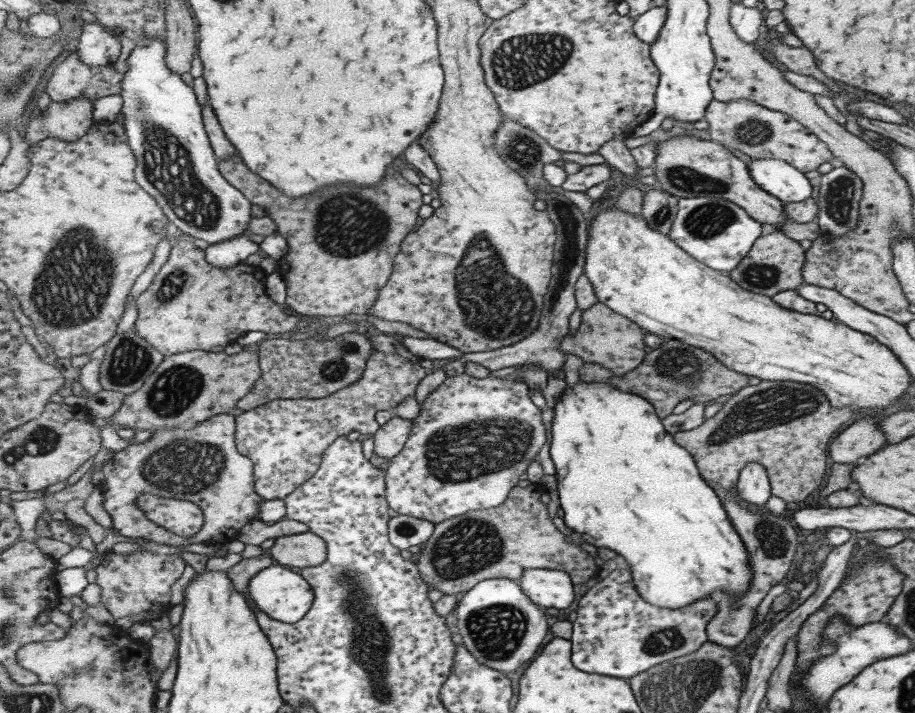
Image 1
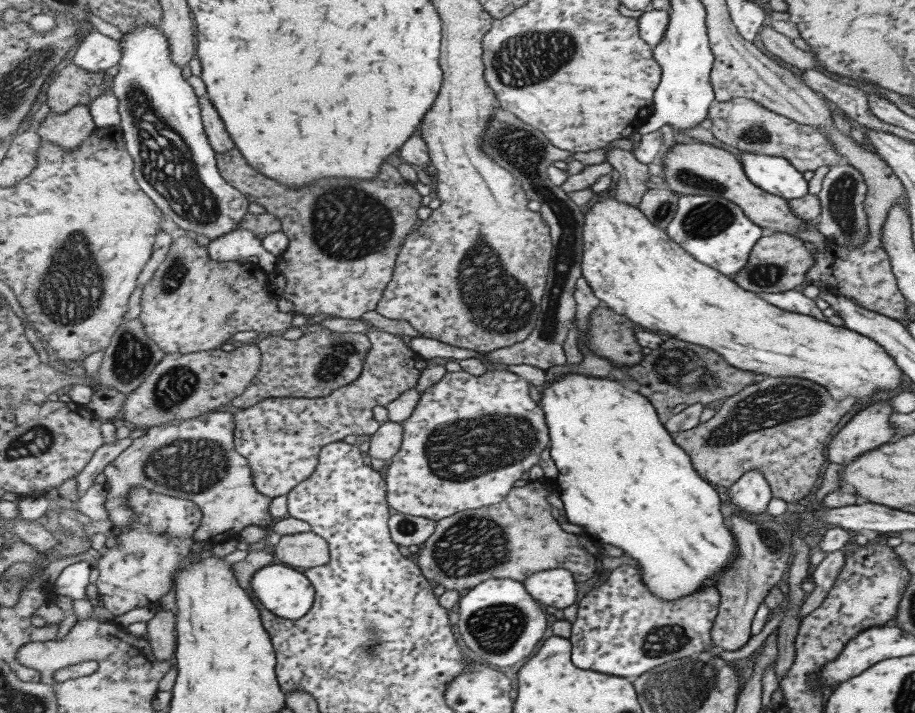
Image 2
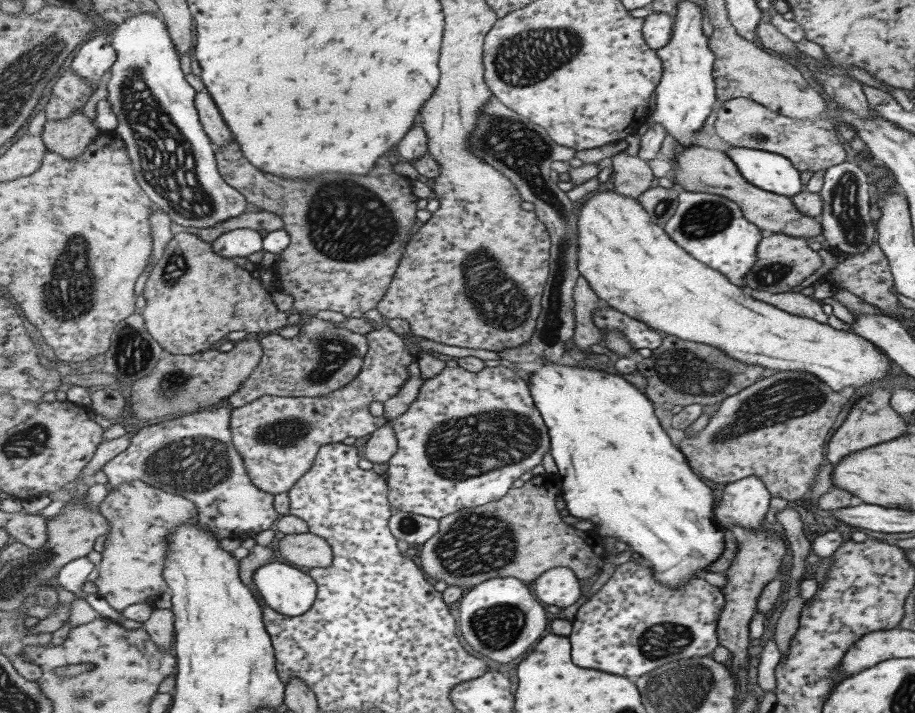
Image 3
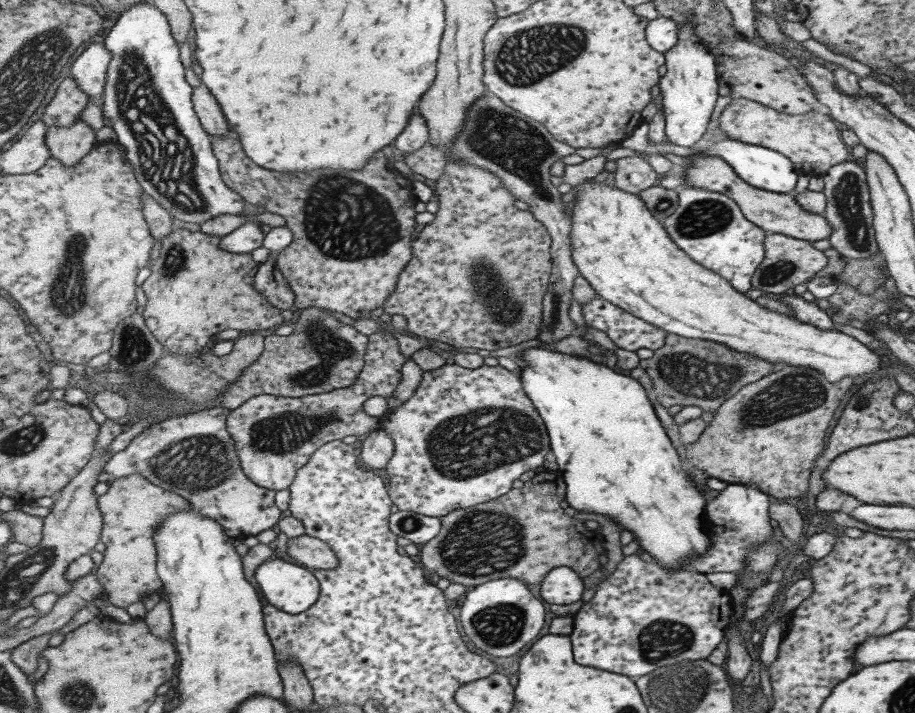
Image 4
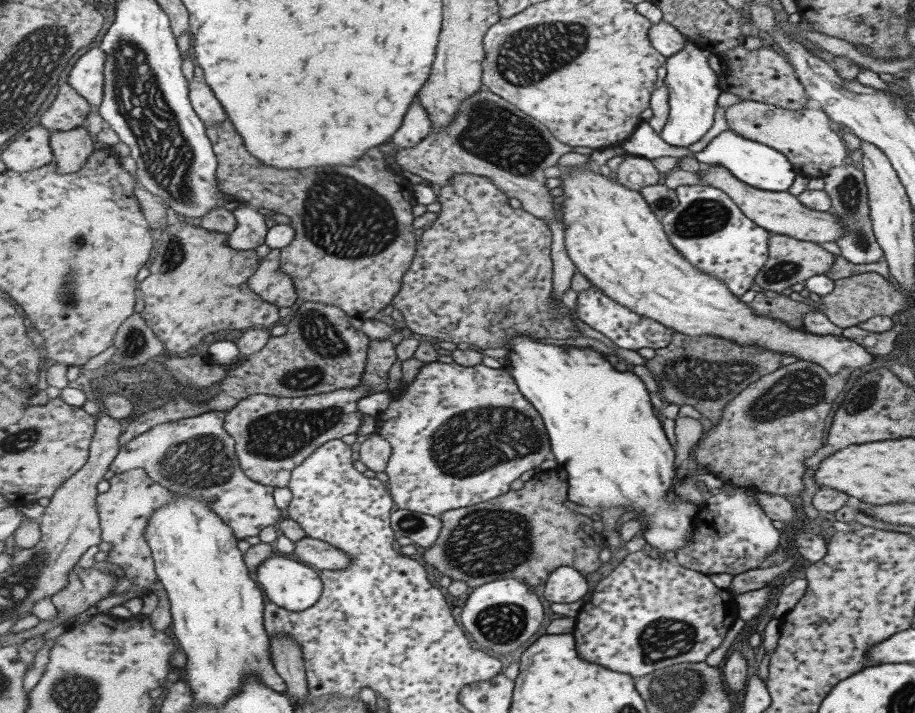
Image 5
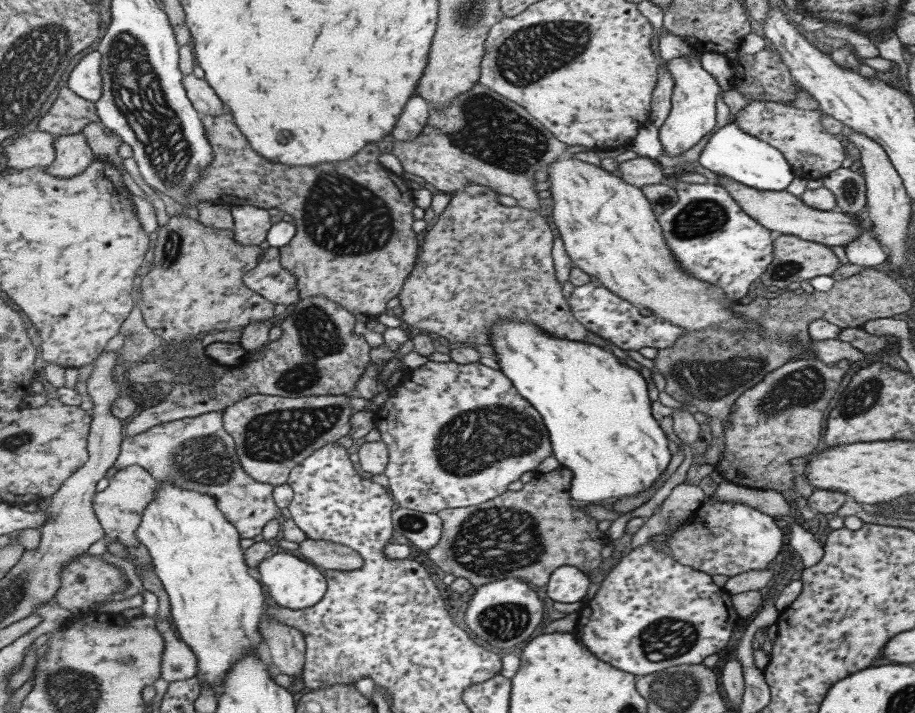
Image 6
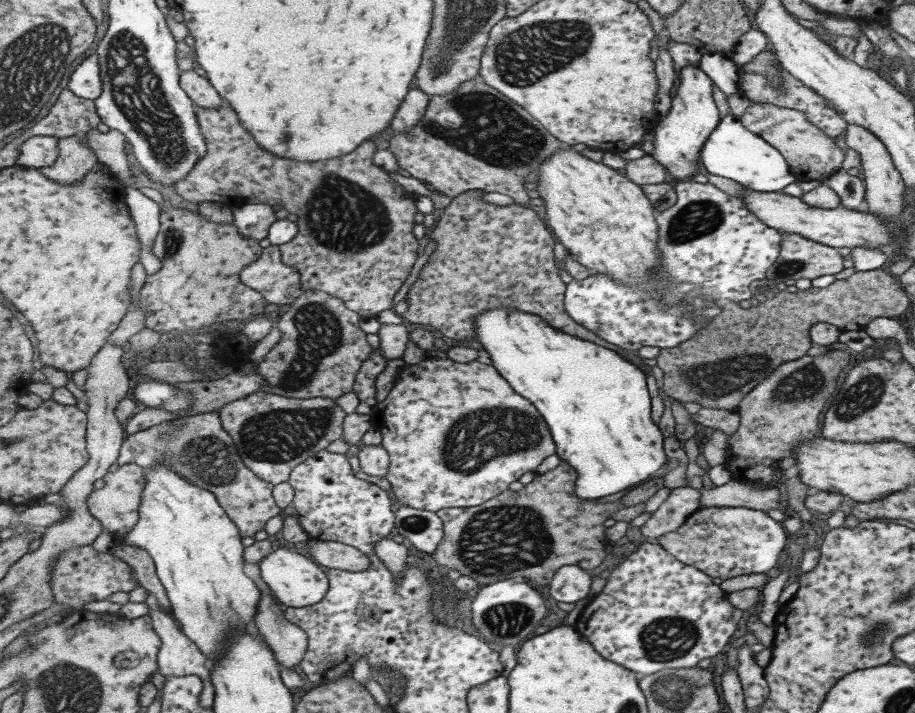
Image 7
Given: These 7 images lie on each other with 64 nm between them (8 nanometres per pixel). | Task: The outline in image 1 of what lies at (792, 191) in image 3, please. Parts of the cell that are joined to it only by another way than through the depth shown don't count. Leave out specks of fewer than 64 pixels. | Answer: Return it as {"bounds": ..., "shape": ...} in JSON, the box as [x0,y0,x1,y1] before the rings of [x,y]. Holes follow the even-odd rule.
{"bounds":[749,158,811,202],"shape":[[[751,158],[749,176],[767,194],[787,202],[807,200],[811,194],[811,184],[805,180],[803,172],[777,158]]]}

